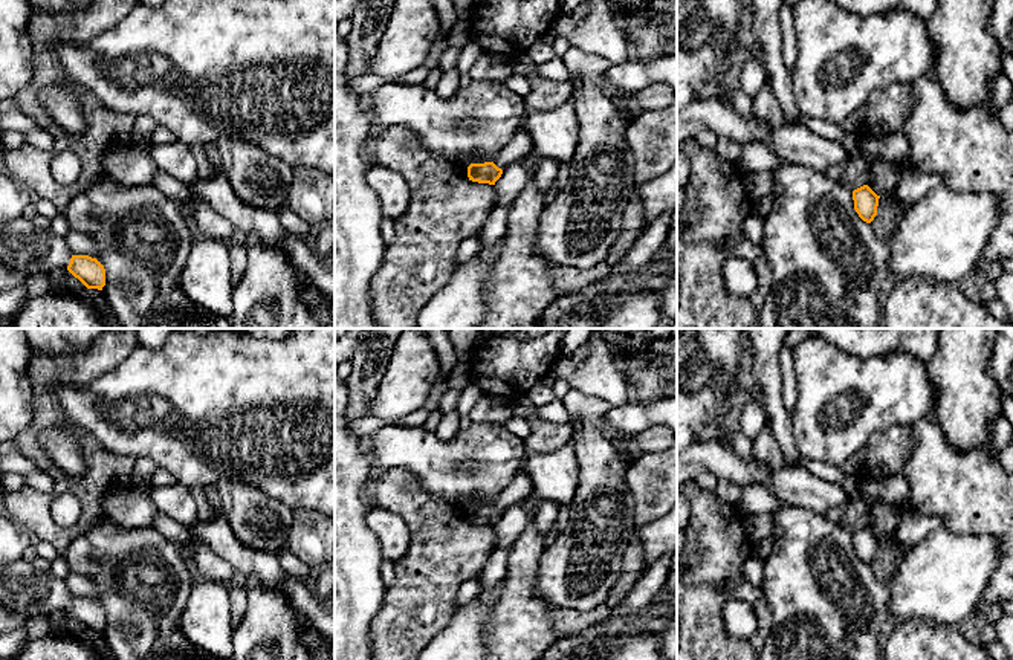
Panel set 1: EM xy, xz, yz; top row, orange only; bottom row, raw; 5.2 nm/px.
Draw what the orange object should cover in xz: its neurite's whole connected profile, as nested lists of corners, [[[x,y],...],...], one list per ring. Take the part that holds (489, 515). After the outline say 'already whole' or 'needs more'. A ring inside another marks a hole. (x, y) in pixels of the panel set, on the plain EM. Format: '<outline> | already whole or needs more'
[[[494,504],[484,506],[471,506],[468,509],[468,519],[472,524],[495,527],[501,519],[503,512],[498,510]]] | already whole

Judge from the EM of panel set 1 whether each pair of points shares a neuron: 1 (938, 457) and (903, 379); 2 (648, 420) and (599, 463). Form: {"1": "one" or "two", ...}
{"1": "two", "2": "two"}

